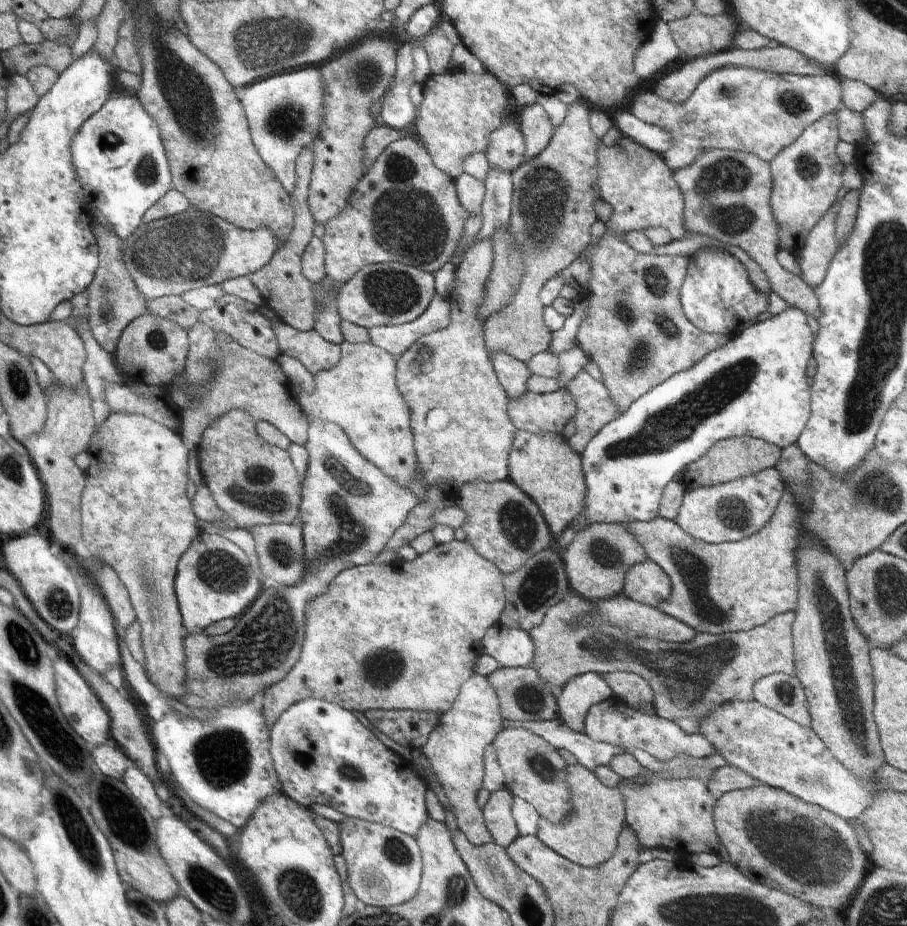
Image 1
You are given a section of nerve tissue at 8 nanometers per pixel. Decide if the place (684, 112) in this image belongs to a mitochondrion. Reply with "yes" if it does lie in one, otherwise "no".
no

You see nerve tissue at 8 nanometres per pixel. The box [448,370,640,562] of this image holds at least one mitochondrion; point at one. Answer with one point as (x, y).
(516, 522)

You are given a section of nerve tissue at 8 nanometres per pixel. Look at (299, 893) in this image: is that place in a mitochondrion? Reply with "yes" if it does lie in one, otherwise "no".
yes

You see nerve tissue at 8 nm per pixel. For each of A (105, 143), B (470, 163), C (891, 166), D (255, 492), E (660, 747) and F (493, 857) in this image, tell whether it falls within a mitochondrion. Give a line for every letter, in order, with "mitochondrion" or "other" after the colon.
A: other
B: other
C: other
D: mitochondrion
E: other
F: other

